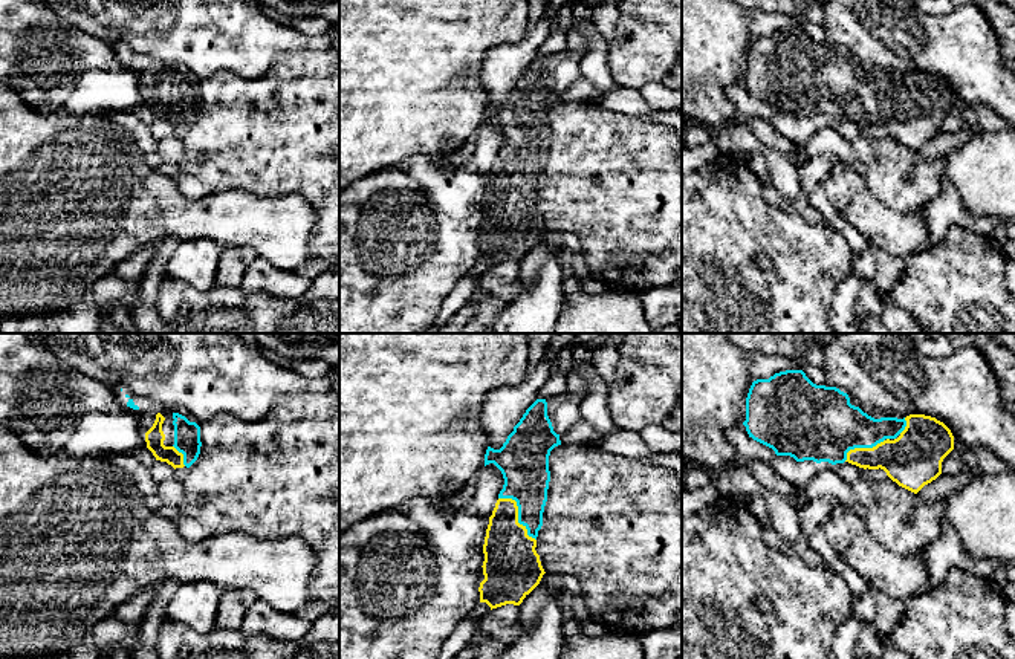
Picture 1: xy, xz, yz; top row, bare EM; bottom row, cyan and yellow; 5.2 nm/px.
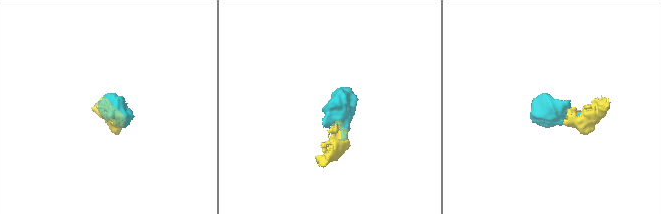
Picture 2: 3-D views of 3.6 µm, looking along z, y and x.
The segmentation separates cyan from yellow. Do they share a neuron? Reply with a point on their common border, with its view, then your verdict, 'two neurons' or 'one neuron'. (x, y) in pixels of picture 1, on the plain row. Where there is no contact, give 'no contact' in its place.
meets cyan in xz at (518, 172); one neuron

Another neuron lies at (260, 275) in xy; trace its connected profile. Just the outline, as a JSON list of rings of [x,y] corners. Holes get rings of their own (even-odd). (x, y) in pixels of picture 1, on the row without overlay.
[[[257,255],[243,275],[242,289],[246,294],[266,292],[275,298],[301,298],[312,280],[292,271],[278,269]]]

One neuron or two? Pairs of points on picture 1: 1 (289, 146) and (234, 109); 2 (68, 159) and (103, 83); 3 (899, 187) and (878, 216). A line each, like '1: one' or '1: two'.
1: one
2: two
3: two

